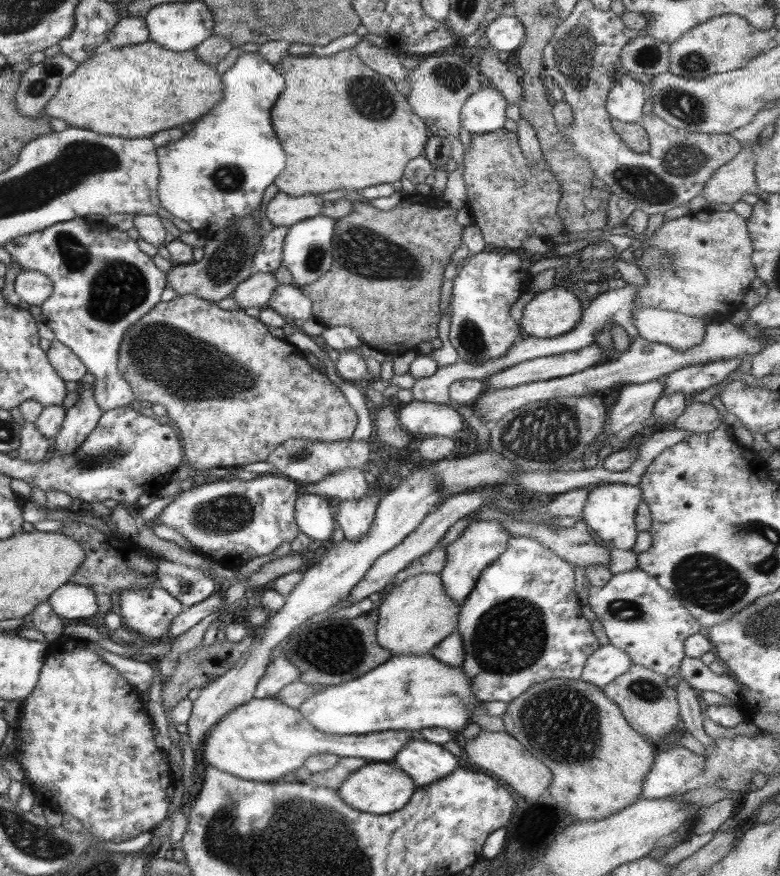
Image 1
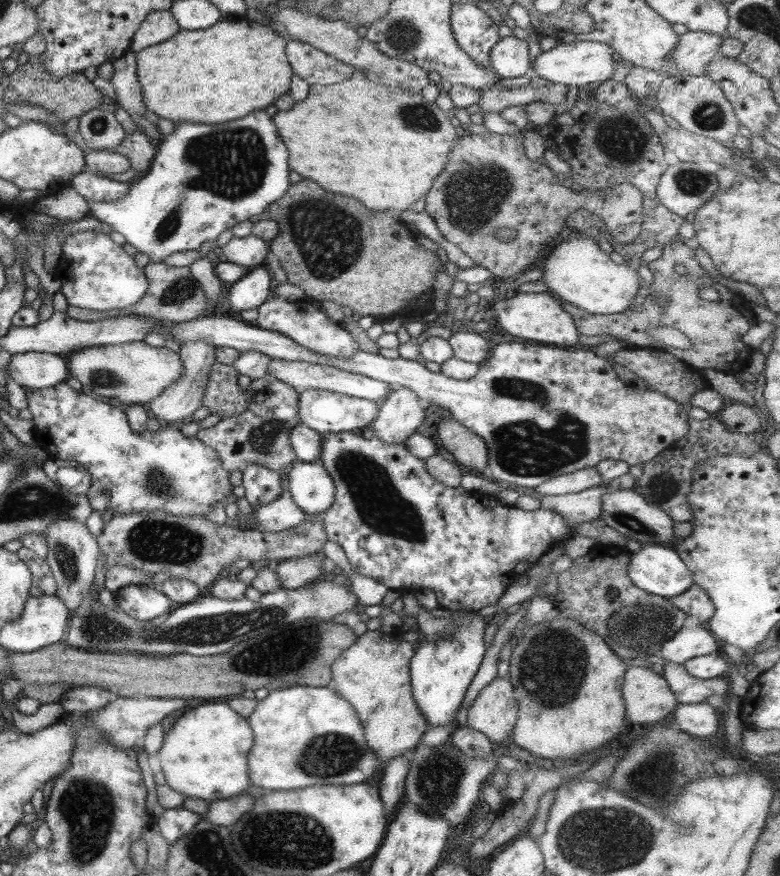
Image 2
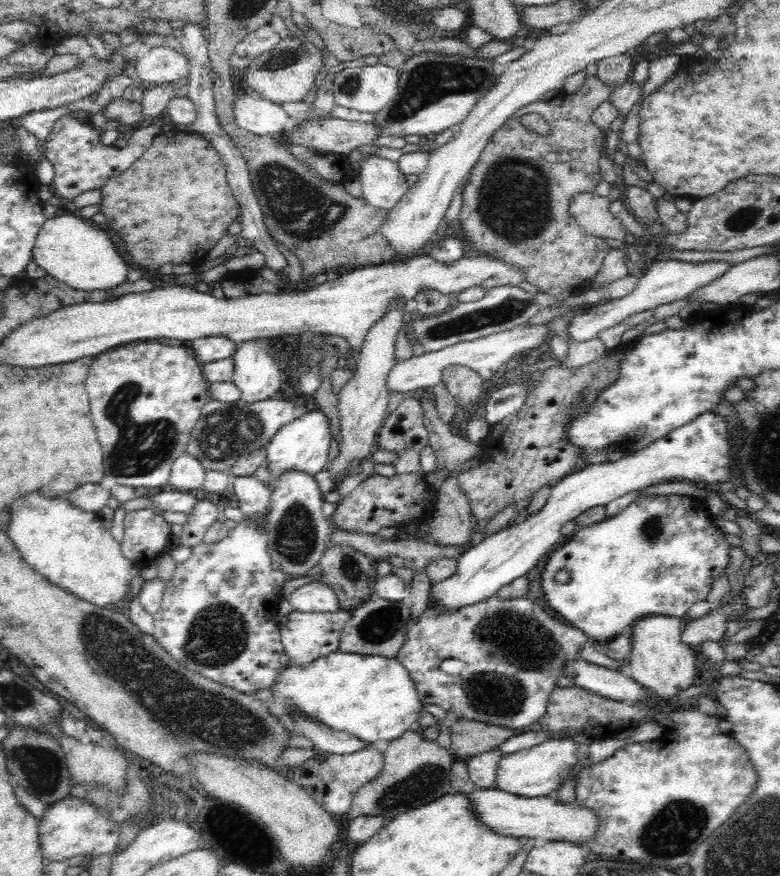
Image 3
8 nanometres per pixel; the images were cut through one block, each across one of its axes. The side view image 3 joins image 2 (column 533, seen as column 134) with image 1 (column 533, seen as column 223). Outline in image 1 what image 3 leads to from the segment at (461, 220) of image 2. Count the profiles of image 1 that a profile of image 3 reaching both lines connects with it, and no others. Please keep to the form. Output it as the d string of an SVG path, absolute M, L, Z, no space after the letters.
M503 127L493 133L470 134L470 138L469 149L463 153L463 168L457 170L462 171L470 220L480 230L486 249L521 253L521 242L529 236L553 241L555 234L563 233L563 223L557 215L559 183L555 181L553 173L547 169L547 163L543 158L529 165L525 155L521 153L516 134Z

